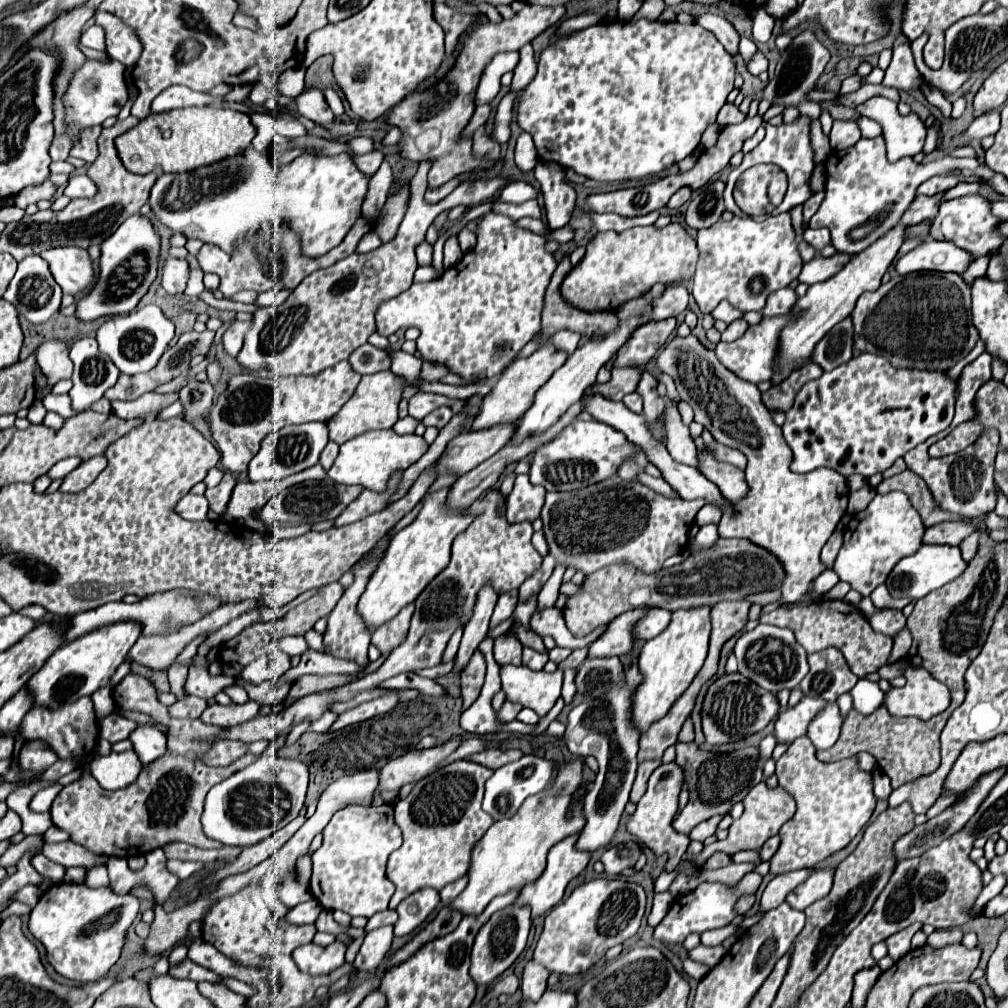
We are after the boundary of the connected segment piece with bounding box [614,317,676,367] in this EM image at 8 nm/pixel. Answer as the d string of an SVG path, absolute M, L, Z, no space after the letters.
M676 317L642 323L628 337L628 343L624 343L624 347L616 353L614 367L644 365L646 361L650 361L656 355L656 351L666 343L674 327L676 327Z

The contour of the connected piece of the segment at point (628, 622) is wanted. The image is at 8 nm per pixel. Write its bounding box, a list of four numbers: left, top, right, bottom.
[588,607,650,659]

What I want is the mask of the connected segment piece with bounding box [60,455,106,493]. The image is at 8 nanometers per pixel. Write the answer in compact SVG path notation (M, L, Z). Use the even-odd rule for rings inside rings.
M98 455L98 457L92 457L92 459L82 461L74 471L70 471L64 477L64 481L60 485L60 491L64 491L64 493L84 491L98 477L98 473L104 467L106 467L106 457L104 455Z

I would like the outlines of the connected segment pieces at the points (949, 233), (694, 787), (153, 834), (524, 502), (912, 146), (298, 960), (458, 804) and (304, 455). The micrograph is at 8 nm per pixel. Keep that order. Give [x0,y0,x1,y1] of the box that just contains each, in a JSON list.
[[932,195,1004,257],[672,741,762,833],[50,673,254,857],[506,475,544,523],[856,97,926,161],[292,939,348,977],[388,759,494,907],[248,423,328,481]]

